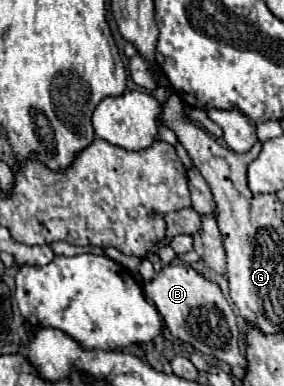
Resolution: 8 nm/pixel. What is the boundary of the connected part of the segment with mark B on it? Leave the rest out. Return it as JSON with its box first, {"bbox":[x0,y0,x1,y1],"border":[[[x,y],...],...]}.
{"bbox":[144,264,246,366],"border":[[[170,264],[162,268],[152,282],[144,284],[144,292],[148,300],[154,300],[158,312],[174,336],[190,342],[206,356],[216,356],[230,366],[246,366],[244,356],[240,356],[240,330],[236,316],[216,282],[202,276],[192,266]]]}

